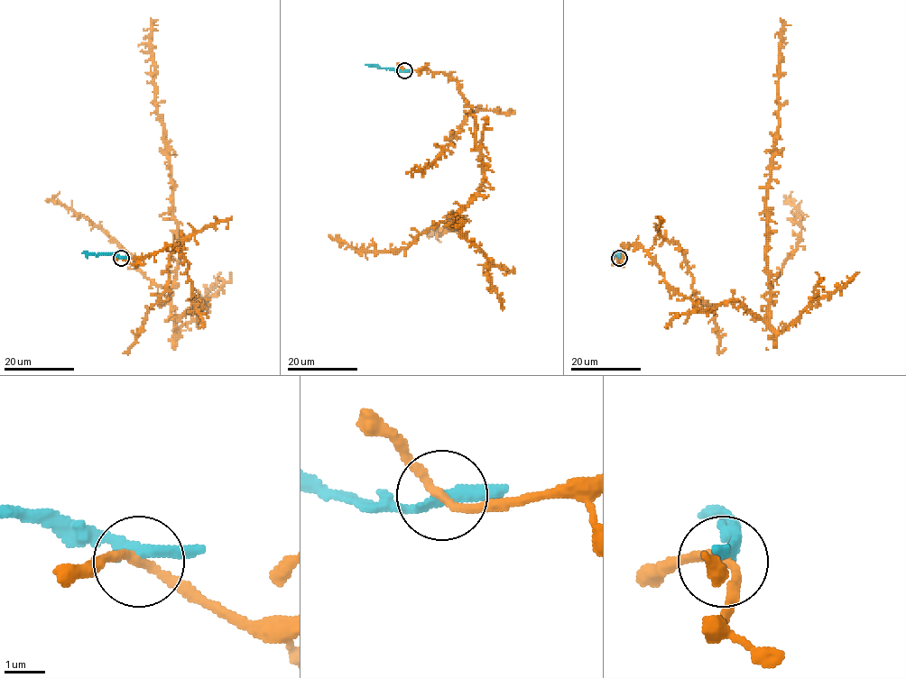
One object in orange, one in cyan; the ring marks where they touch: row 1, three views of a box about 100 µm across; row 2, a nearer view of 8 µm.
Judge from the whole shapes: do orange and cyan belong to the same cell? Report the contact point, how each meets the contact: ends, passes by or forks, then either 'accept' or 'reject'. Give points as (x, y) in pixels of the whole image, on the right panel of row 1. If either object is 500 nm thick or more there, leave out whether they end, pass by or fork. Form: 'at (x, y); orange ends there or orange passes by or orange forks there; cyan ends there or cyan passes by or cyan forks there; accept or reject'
at (619, 258); orange passes by; cyan passes by; reject

